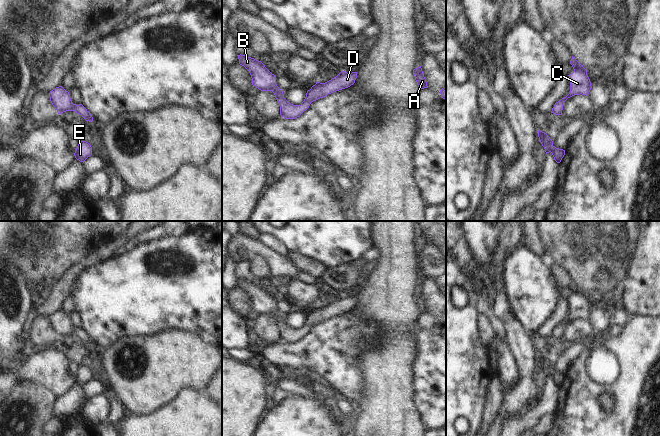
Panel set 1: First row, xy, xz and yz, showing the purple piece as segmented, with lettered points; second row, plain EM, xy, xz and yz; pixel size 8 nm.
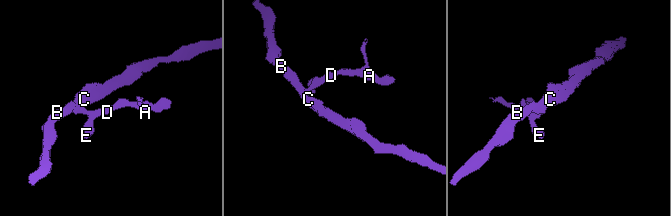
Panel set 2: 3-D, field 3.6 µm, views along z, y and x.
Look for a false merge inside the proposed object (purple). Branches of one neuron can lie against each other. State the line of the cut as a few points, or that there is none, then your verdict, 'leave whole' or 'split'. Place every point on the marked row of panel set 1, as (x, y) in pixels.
no cut; leave whole

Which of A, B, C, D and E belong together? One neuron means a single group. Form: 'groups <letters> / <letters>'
groups A B C D E

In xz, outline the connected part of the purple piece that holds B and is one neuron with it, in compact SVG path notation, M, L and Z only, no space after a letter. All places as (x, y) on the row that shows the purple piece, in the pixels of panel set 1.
M237 55L239 64L250 73L252 85L261 91L272 91L280 106L280 115L286 119L295 119L306 111L313 101L326 97L328 94L350 87L355 83L357 72L341 71L331 80L315 85L307 91L304 101L300 105L293 105L284 98L283 91L276 84L276 77L265 65L254 58Z

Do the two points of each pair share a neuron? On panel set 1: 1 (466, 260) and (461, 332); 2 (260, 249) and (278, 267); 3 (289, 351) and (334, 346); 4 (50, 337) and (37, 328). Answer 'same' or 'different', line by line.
1: same
2: same
3: same
4: same

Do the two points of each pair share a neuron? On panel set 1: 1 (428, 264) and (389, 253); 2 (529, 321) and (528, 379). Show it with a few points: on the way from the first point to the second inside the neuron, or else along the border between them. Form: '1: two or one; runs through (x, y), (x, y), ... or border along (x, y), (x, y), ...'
1: two; border along (417, 254), (417, 268), (421, 284)
2: two; border along (512, 311), (525, 331)

